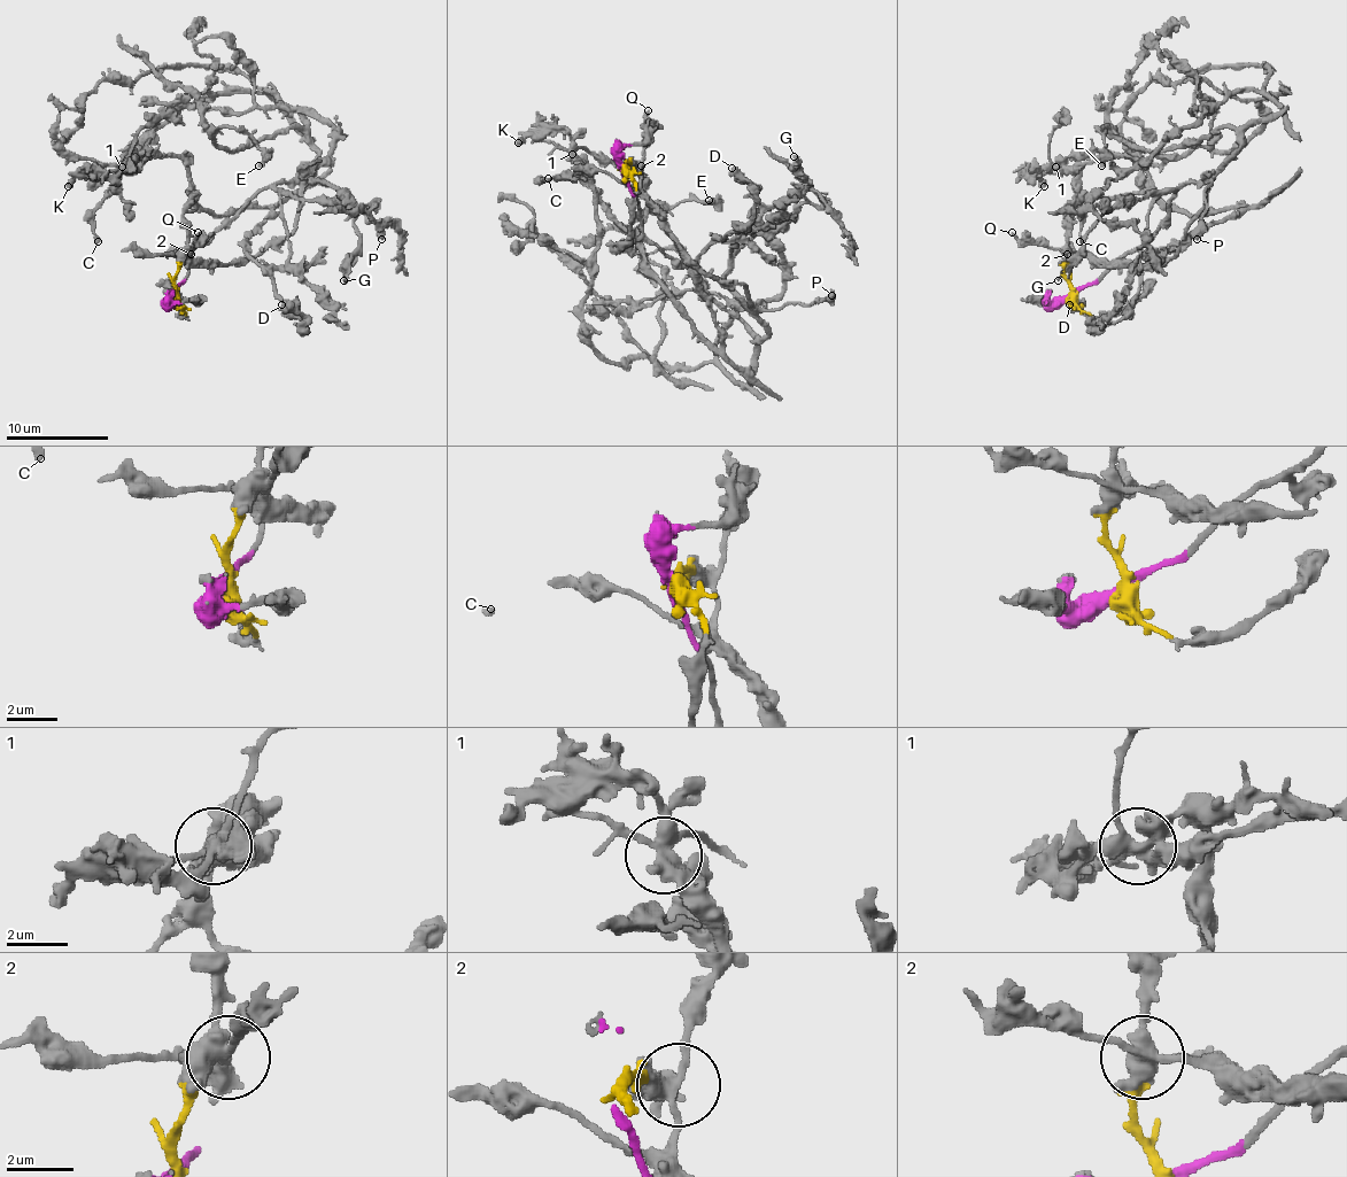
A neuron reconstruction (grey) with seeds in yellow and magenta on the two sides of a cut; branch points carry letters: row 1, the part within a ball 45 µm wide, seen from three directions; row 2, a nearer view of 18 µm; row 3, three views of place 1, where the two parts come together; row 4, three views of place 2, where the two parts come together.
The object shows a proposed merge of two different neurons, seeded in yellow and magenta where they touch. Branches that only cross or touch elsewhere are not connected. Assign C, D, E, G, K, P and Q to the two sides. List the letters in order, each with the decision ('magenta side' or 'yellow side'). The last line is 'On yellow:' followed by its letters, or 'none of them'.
C: yellow side
D: yellow side
E: magenta side
G: magenta side
K: yellow side
P: magenta side
Q: magenta side
On yellow: C, D, K

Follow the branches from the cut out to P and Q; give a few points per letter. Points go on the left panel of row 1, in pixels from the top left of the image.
P: (172, 294), (188, 273), (191, 253), (253, 199), (278, 183), (327, 183), (361, 211), (381, 240)
Q: (172, 294), (191, 253), (261, 191), (299, 186), (294, 230), (247, 261), (191, 257), (199, 232)

